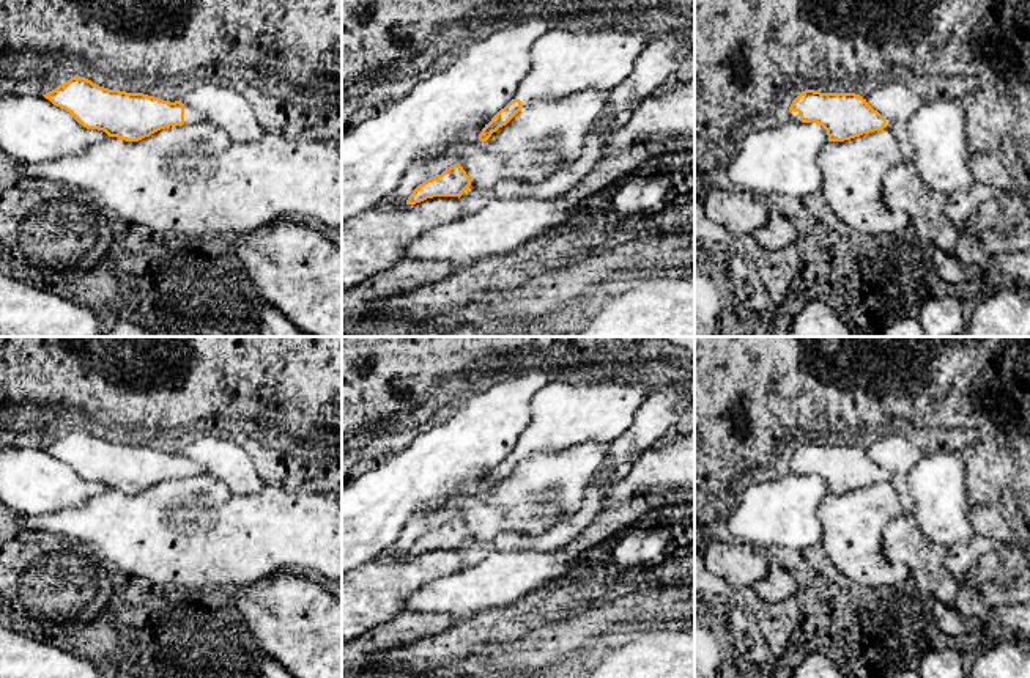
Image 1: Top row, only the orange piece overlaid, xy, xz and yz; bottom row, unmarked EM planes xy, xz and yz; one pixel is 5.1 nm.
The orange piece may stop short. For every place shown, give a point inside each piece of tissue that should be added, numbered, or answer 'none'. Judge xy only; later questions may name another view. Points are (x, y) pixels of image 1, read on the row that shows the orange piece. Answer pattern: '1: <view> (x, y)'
1: xy (191, 115)

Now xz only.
1: xz (564, 63)

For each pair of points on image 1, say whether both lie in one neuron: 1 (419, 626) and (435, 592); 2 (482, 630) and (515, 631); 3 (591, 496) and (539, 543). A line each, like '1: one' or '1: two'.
1: two
2: one
3: one

